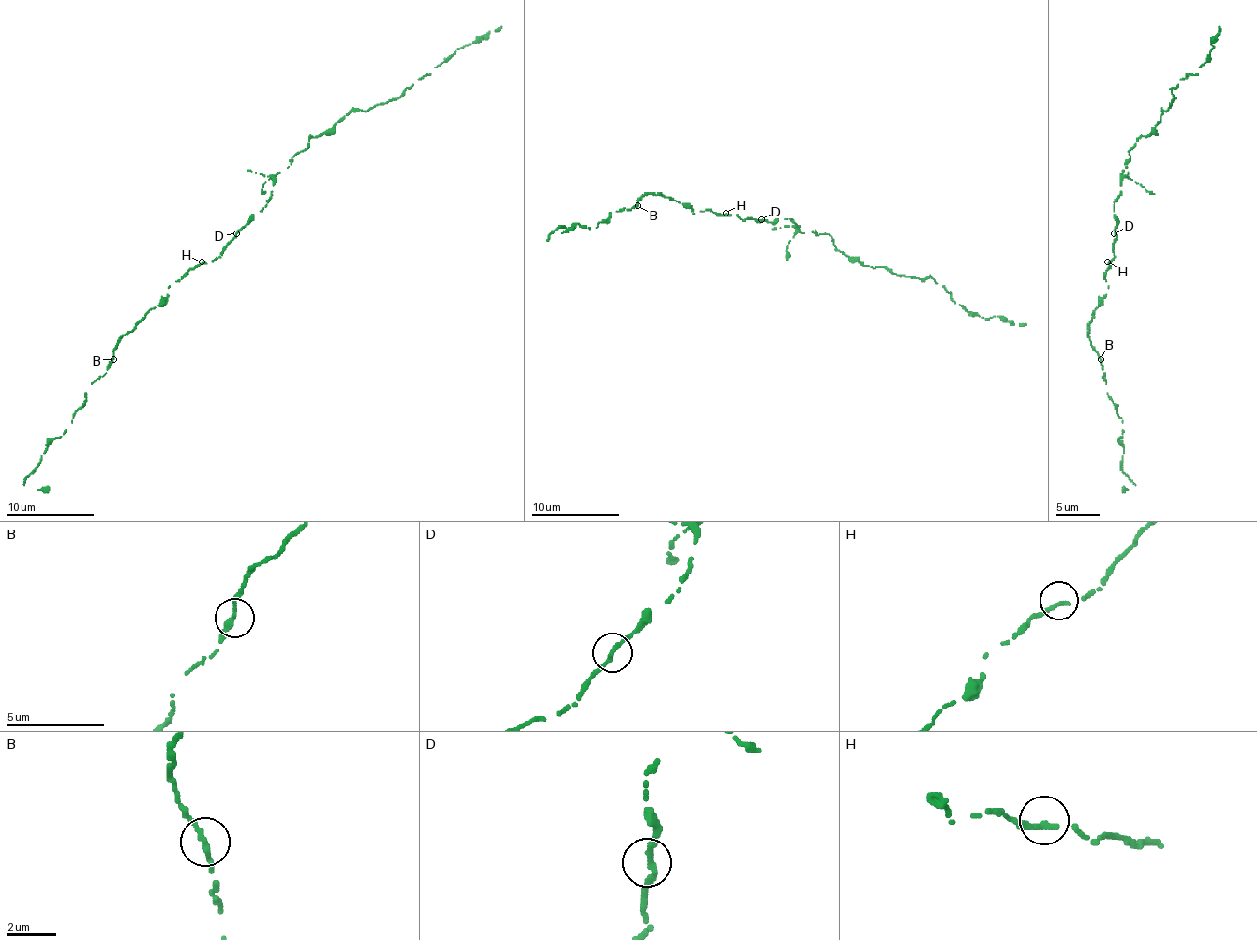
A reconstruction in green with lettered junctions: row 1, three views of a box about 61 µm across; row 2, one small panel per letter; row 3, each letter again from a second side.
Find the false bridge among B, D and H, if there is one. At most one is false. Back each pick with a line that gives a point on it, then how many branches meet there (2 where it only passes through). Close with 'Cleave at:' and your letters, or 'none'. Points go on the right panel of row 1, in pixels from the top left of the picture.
Cleave at: none

